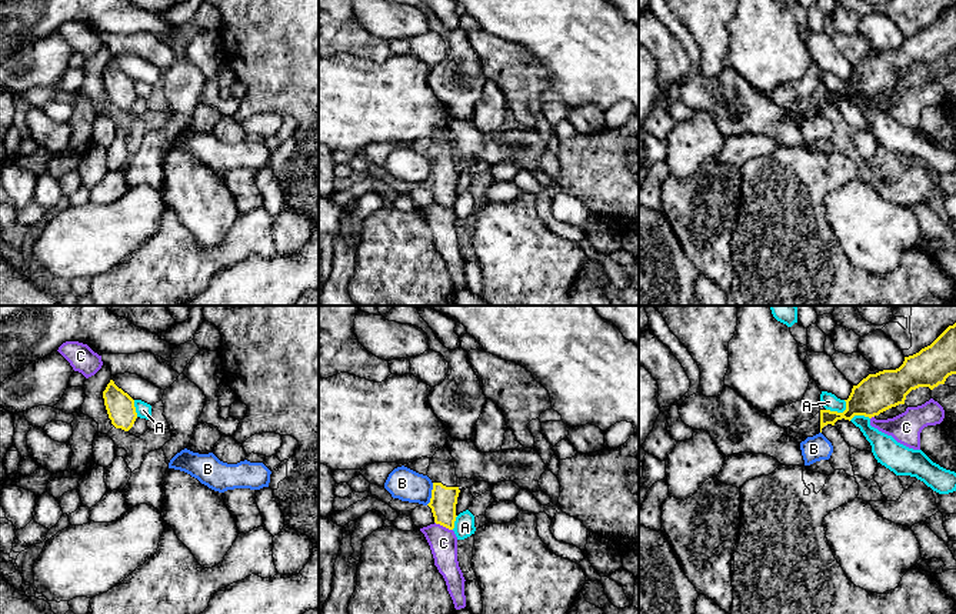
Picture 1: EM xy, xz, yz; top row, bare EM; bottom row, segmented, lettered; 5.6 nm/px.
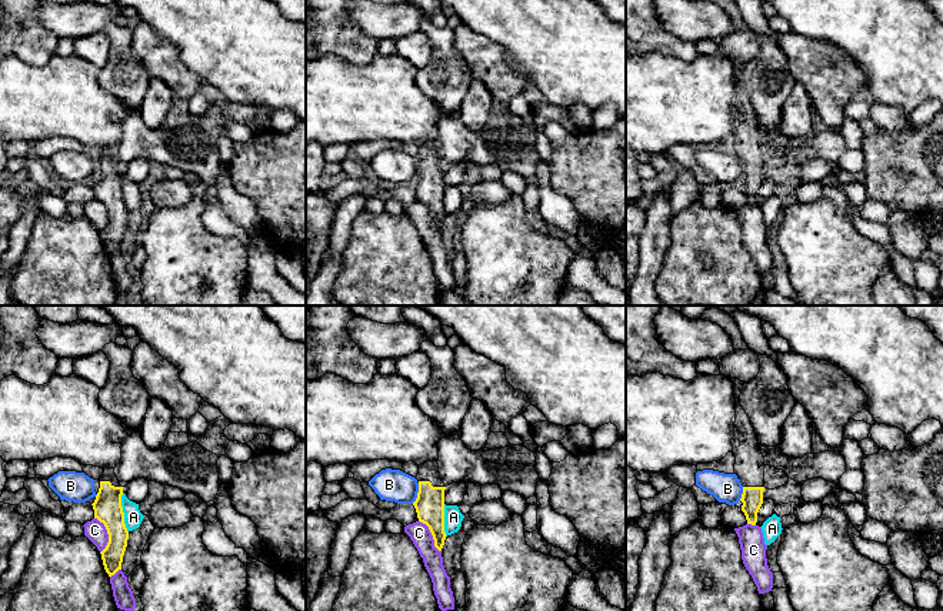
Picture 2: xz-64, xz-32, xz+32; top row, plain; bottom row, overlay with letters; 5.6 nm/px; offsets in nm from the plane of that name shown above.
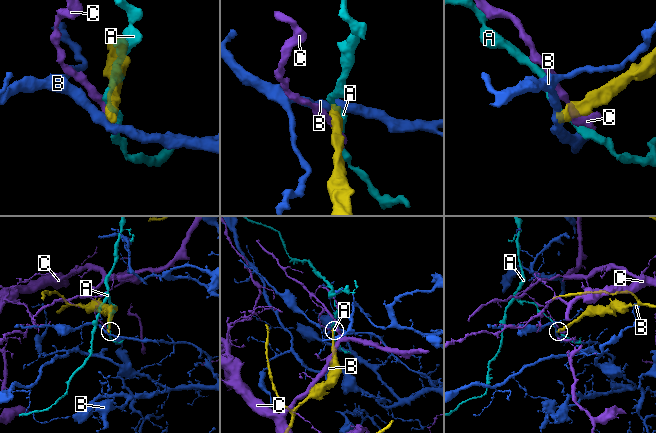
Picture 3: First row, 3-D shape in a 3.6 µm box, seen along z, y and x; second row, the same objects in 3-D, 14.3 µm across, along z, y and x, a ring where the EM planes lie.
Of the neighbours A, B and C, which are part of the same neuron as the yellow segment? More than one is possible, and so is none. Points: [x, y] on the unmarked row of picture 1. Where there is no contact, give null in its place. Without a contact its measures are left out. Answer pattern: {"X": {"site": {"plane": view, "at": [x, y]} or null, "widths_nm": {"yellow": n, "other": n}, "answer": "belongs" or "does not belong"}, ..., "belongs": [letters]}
{"A": {"site": {"plane": "yz", "at": [839, 93]}, "widths_nm": {"yellow": 220, "other": 90}, "answer": "does not belong"}, "B": {"site": {"plane": "xz", "at": [432, 174]}, "widths_nm": {"yellow": 150, "other": 180}, "answer": "does not belong"}, "C": {"site": {"plane": "xz", "at": [443, 206]}, "widths_nm": {"yellow": 150, "other": 160}, "answer": "does not belong"}, "belongs": []}

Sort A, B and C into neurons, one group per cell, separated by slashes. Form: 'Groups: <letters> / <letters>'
Groups: A / B / C

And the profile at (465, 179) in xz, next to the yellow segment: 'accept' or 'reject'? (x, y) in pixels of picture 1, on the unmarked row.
reject

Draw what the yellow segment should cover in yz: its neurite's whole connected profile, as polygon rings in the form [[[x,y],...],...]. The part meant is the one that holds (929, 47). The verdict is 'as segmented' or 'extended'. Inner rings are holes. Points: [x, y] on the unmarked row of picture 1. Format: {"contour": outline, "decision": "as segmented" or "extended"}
{"contour": [[[956,3],[949,6],[930,26],[905,37],[896,50],[883,50],[869,54],[853,66],[843,93],[820,90],[812,100],[790,106],[787,116],[797,123],[822,113],[827,104],[837,100],[852,100],[855,96],[875,97],[880,93],[905,84],[906,76],[919,67],[933,70],[956,54]]], "decision": "extended"}

